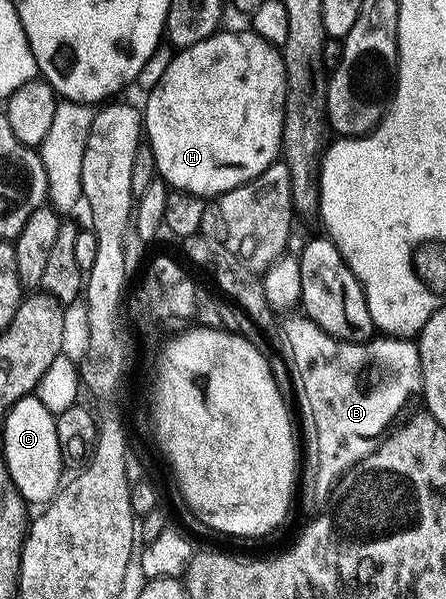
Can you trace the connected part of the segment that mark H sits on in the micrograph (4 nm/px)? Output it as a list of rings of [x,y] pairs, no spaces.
[[[220,31],[201,43],[193,43],[188,49],[178,50],[174,55],[176,57],[164,67],[159,82],[151,89],[151,94],[147,97],[147,109],[142,110],[145,141],[152,149],[156,174],[166,181],[172,190],[191,193],[194,197],[214,199],[225,191],[233,191],[233,187],[241,187],[247,181],[252,181],[257,175],[261,175],[261,171],[265,171],[265,167],[269,167],[280,156],[283,147],[283,112],[287,94],[283,55],[276,46],[250,31],[244,31],[244,33]]]

